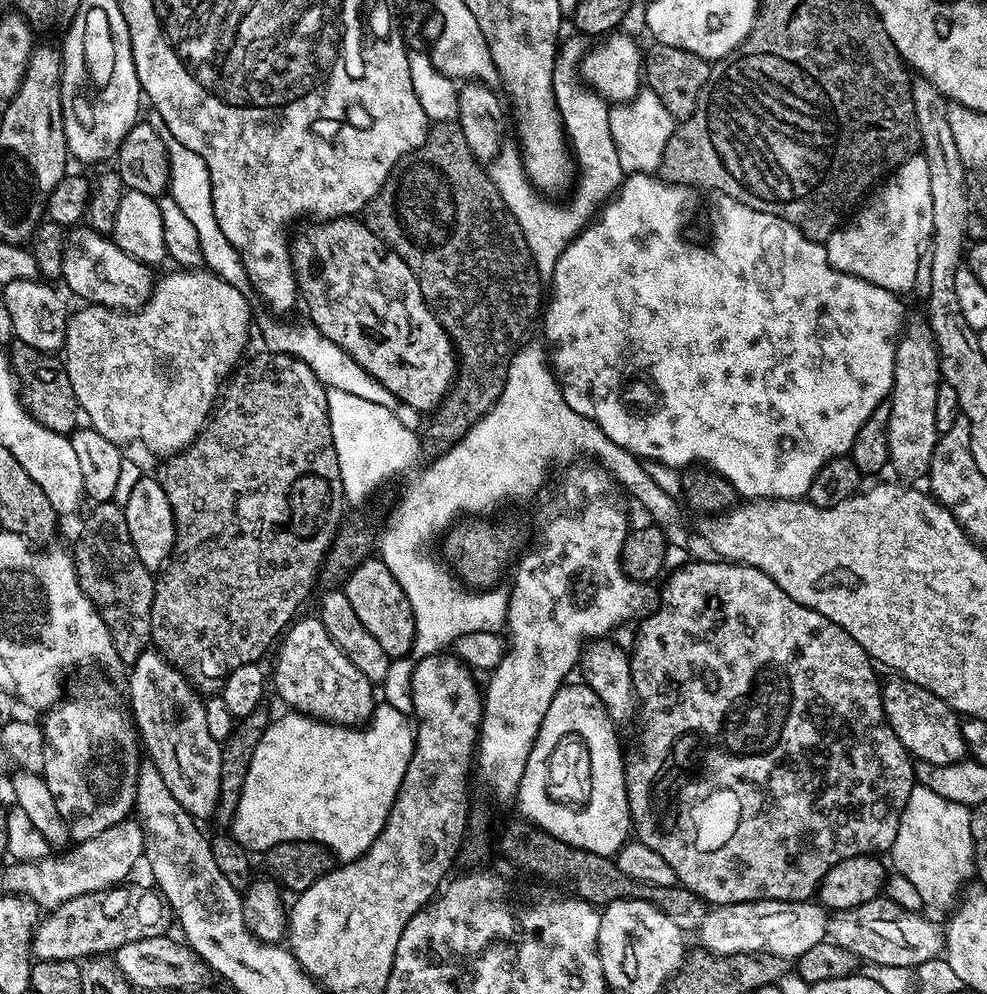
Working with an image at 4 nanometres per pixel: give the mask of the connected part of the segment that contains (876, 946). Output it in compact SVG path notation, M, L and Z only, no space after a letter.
M881 894L862 906L833 911L828 922L827 939L845 950L850 950L857 961L869 960L875 966L918 966L937 959L944 952L944 934L941 925L927 920L924 914L903 909L897 902Z

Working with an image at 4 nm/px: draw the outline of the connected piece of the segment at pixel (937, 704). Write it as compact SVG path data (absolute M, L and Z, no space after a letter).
M903 678L891 679L885 679L882 684L884 713L888 725L892 727L894 734L898 734L898 742L902 742L909 756L917 761L944 765L964 760L966 749L960 729L961 717L930 690Z

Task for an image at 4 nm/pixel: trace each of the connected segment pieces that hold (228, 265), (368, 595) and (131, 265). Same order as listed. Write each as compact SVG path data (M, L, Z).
M154 110L147 113L146 122L153 126L154 130L167 146L169 164L169 193L175 198L175 202L181 207L183 214L194 225L198 231L199 248L203 252L203 265L222 278L235 289L247 291L249 289L248 275L245 272L244 264L241 262L240 252L226 238L225 234L218 227L217 219L214 218L212 183L210 182L209 171L206 168L200 155L189 147L183 146L177 139L169 134L169 127L165 120Z
M369 558L361 562L344 577L342 590L346 598L350 598L350 606L354 606L362 626L370 630L371 636L377 640L378 646L382 646L382 650L386 650L389 658L406 655L412 644L417 643L416 619L412 617L410 602L383 560Z
M76 226L65 235L64 249L62 250L62 284L65 284L76 296L81 296L81 301L88 304L100 304L103 308L117 310L135 310L152 297L154 287L153 269L135 260L130 254L124 253L113 239L107 235L96 232L87 226Z

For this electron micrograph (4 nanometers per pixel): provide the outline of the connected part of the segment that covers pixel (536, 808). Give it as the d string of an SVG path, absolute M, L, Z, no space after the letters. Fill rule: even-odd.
M577 682L565 683L554 694L554 702L550 702L550 710L546 710L546 718L542 718L540 732L536 736L536 745L530 750L530 758L526 762L524 771L523 790L516 793L515 803L520 803L519 814L525 821L536 825L540 830L548 832L553 838L562 843L569 844L570 847L580 848L582 851L590 851L594 854L615 857L622 845L629 839L630 829L624 824L624 815L628 813L627 790L624 786L624 767L626 756L620 753L620 736L617 725L613 724L612 719L608 717L608 711L602 706L598 694L590 690L587 684ZM568 737L576 737L583 740L590 754L590 798L588 803L579 809L577 816L564 816L566 812L565 805L558 804L554 800L548 799L548 786L543 779L542 773L546 765L552 758L552 749L560 743L561 740Z

